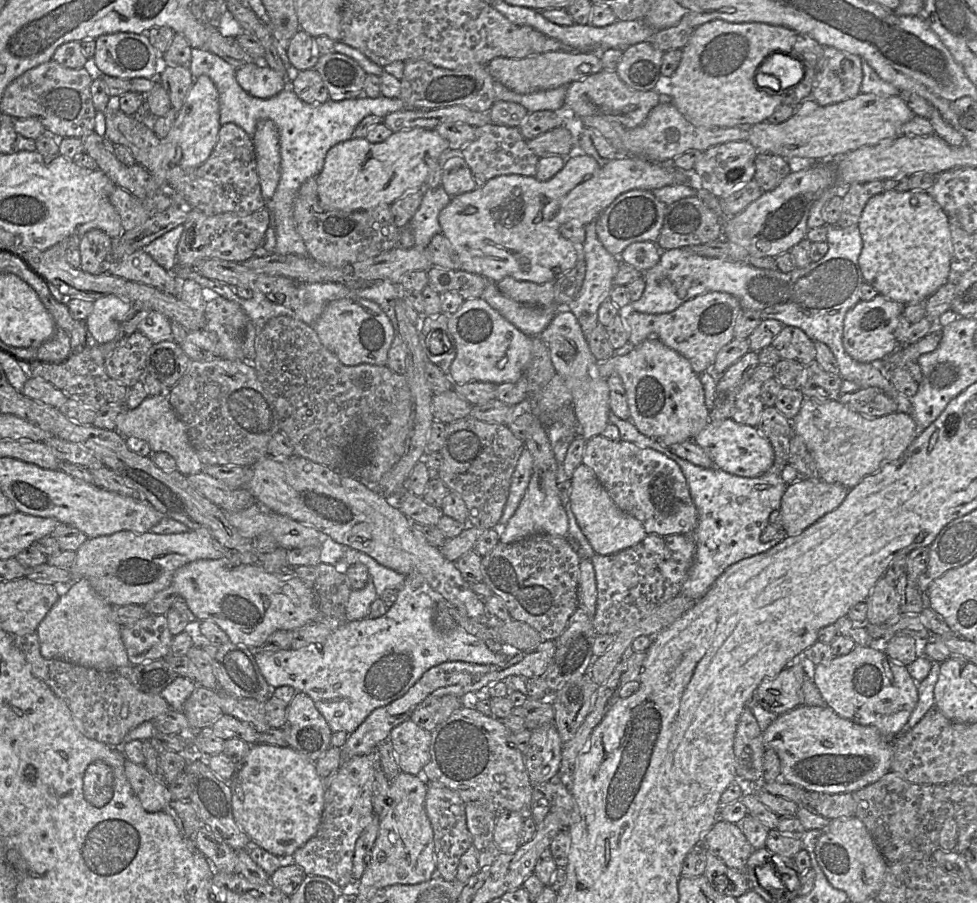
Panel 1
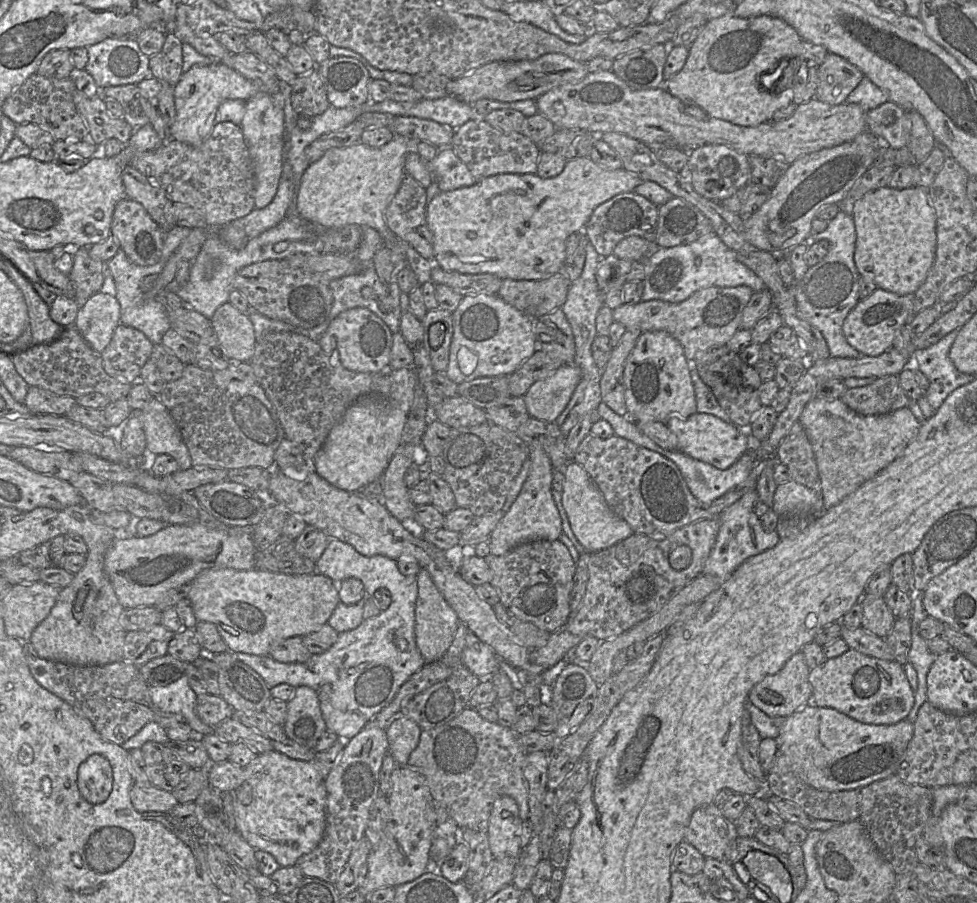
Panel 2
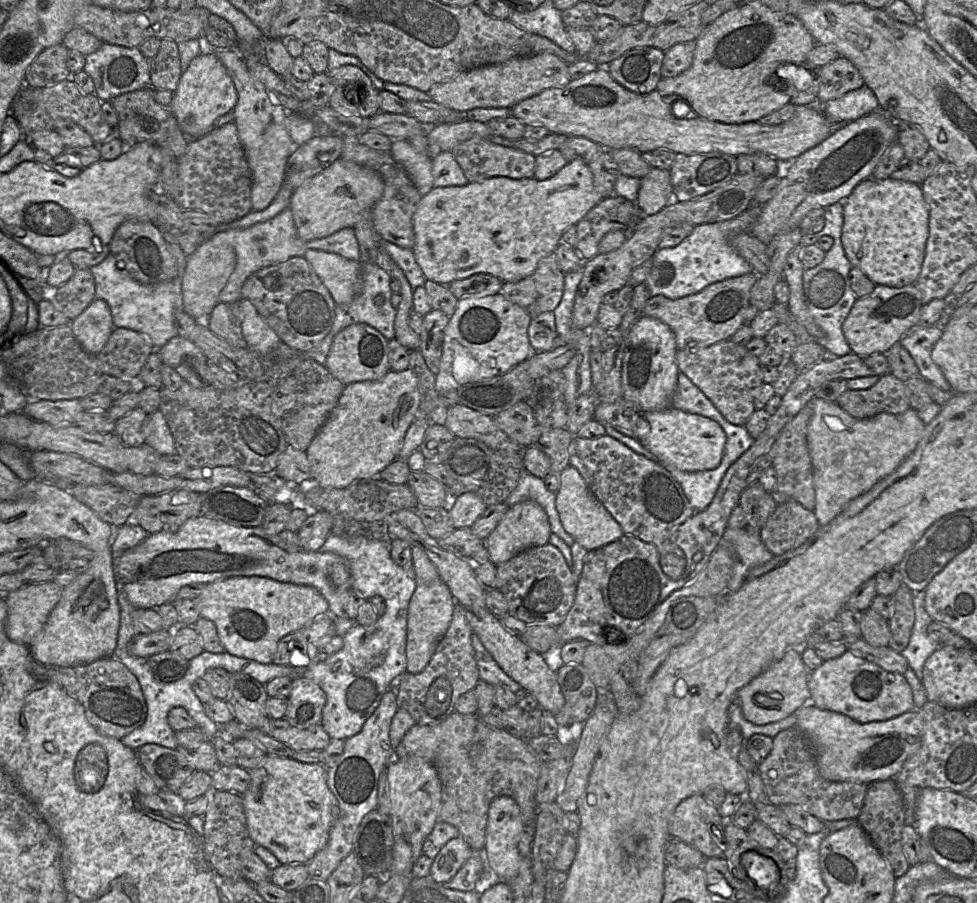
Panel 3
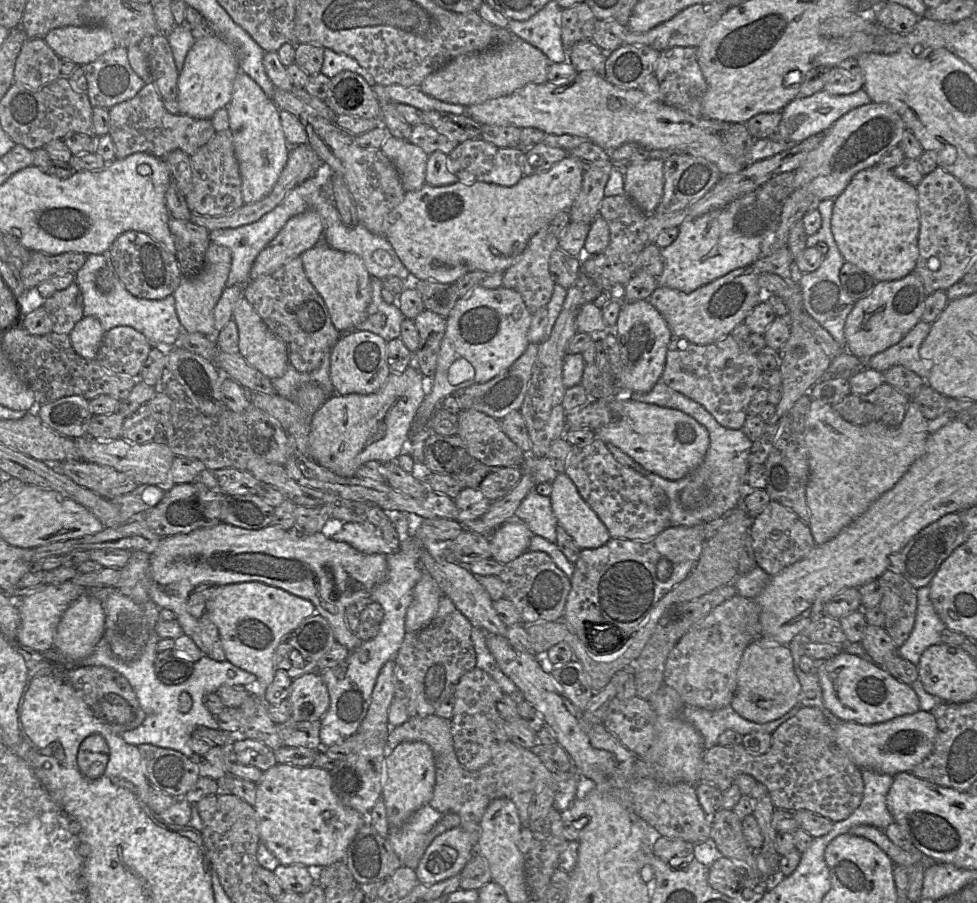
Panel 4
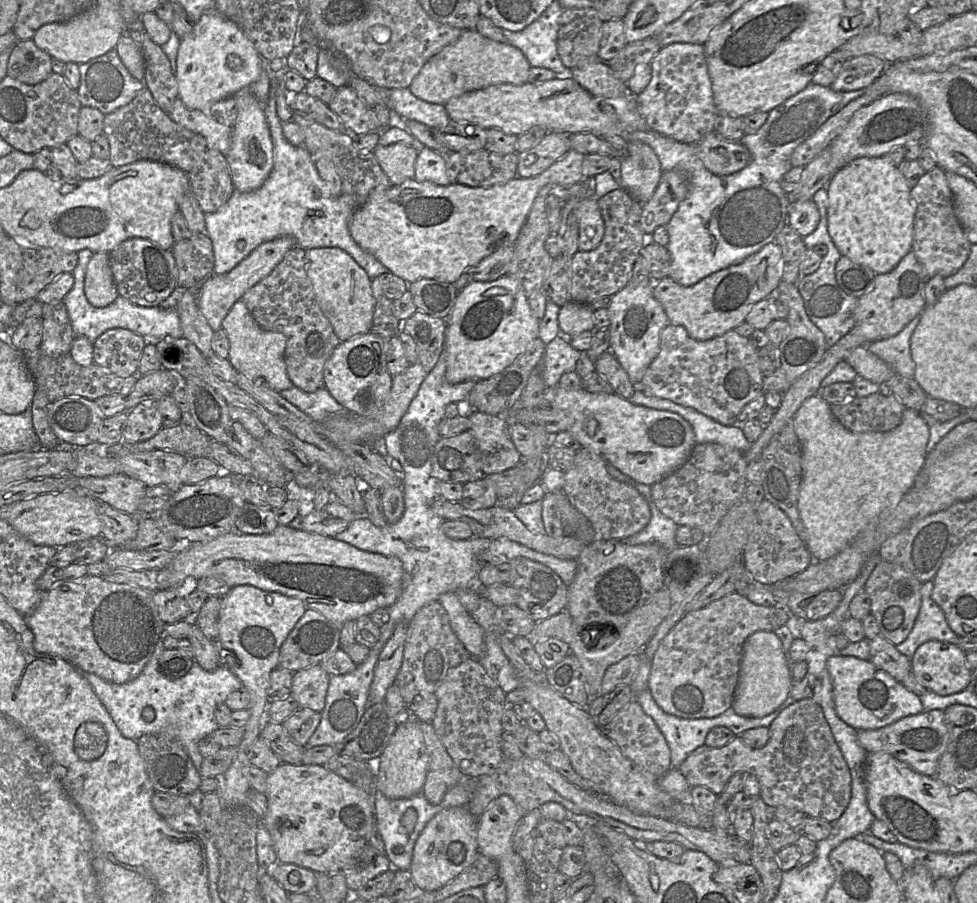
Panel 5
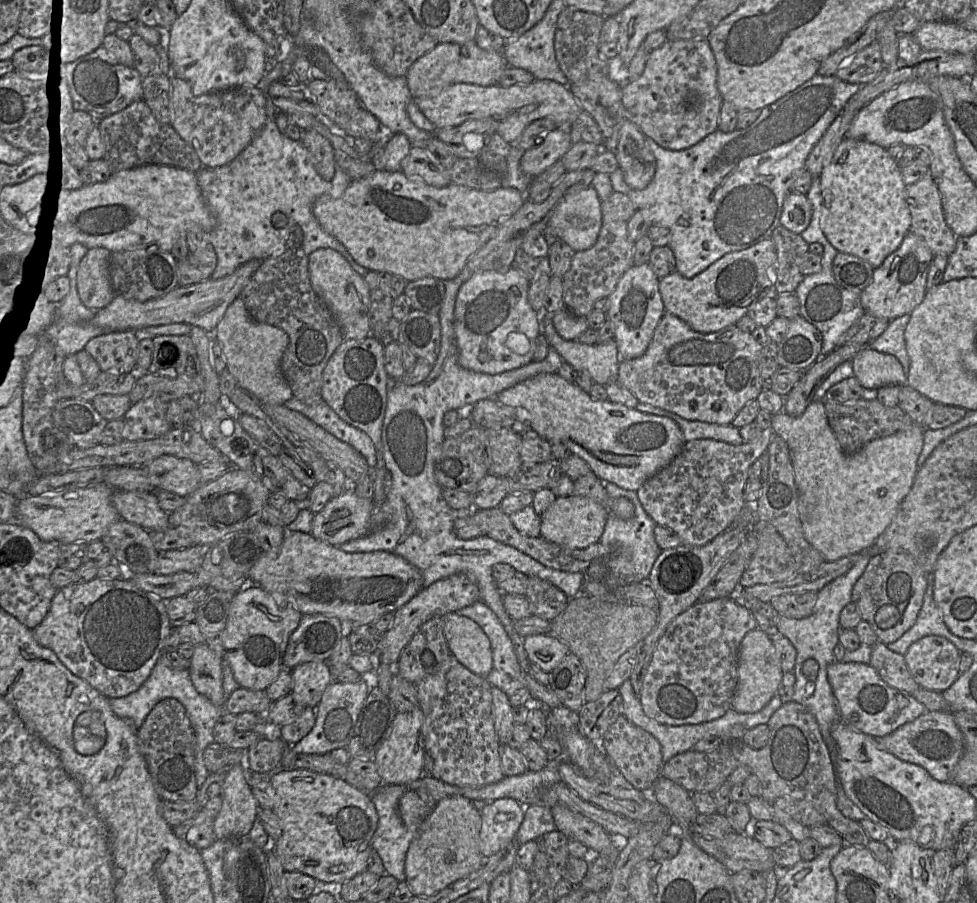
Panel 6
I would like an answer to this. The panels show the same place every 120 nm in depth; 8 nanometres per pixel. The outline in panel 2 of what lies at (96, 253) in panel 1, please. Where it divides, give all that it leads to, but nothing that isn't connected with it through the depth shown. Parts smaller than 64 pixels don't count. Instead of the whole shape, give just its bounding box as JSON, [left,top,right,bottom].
[68,247,106,305]

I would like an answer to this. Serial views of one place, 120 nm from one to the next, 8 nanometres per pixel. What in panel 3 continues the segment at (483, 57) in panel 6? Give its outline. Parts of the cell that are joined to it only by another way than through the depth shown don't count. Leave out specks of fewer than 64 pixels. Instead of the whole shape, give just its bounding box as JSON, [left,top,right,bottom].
[427,52,570,114]

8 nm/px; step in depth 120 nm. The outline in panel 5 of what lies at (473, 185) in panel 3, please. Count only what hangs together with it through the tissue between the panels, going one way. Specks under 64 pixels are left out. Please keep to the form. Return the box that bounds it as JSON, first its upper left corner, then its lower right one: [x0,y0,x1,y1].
[349,149,585,284]

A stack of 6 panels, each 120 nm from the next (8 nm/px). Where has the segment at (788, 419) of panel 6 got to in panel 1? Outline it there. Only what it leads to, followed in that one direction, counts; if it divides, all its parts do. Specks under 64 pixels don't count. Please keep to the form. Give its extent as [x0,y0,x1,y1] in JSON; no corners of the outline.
[791,398,917,489]

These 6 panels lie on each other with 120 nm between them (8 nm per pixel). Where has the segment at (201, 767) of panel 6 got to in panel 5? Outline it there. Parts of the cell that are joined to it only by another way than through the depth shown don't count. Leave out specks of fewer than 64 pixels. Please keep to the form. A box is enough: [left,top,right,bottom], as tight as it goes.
[83,631,243,770]

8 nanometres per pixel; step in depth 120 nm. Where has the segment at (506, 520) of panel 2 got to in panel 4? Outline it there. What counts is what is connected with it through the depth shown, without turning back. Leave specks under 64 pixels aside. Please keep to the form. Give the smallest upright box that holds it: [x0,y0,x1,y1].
[489,520,534,565]

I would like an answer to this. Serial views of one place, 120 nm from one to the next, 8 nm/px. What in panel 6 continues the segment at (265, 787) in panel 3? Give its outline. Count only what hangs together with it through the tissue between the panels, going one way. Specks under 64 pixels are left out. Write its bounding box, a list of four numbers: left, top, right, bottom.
[270,769,378,884]

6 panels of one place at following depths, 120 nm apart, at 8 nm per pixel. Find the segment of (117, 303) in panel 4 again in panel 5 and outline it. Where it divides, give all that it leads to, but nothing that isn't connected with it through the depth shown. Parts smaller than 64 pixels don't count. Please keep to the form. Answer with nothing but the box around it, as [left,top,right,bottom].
[61,249,184,342]

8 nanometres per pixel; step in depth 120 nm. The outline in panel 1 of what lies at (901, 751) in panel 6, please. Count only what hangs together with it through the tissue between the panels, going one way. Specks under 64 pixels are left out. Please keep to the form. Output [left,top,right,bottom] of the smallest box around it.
[763,705,894,793]

